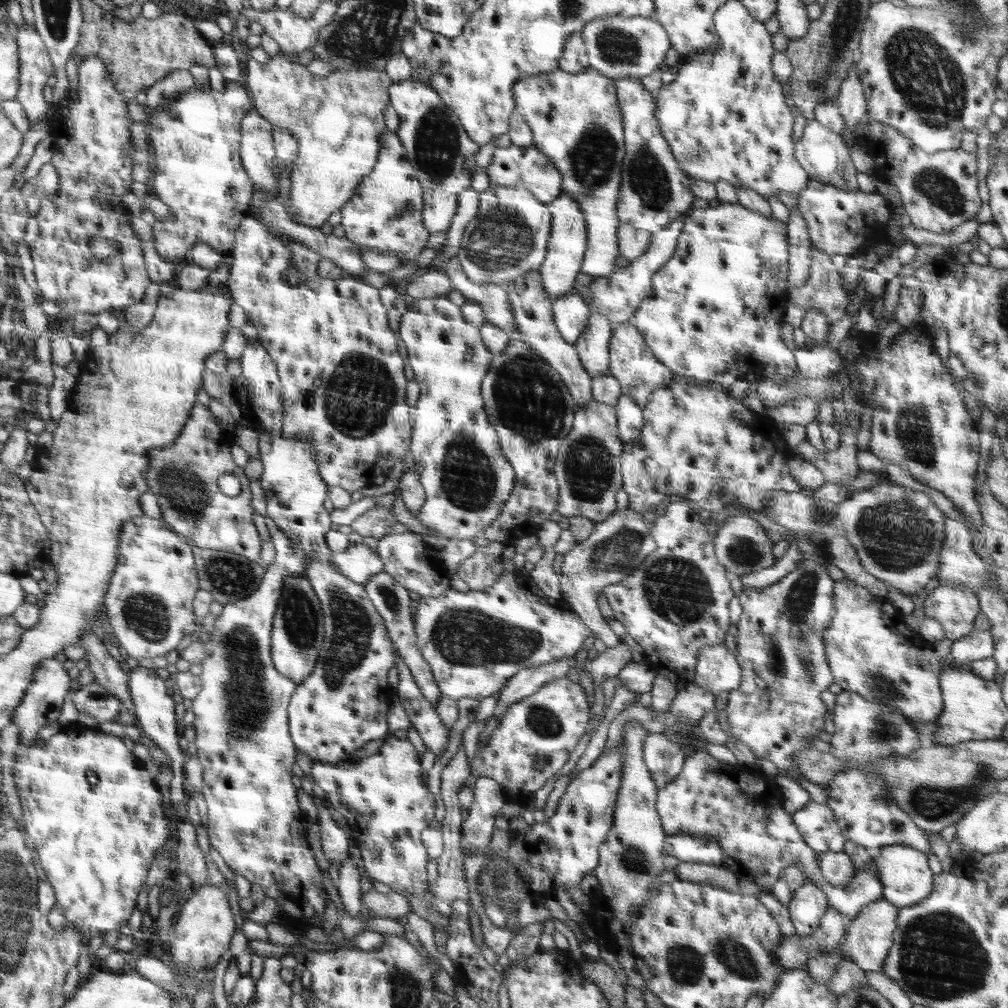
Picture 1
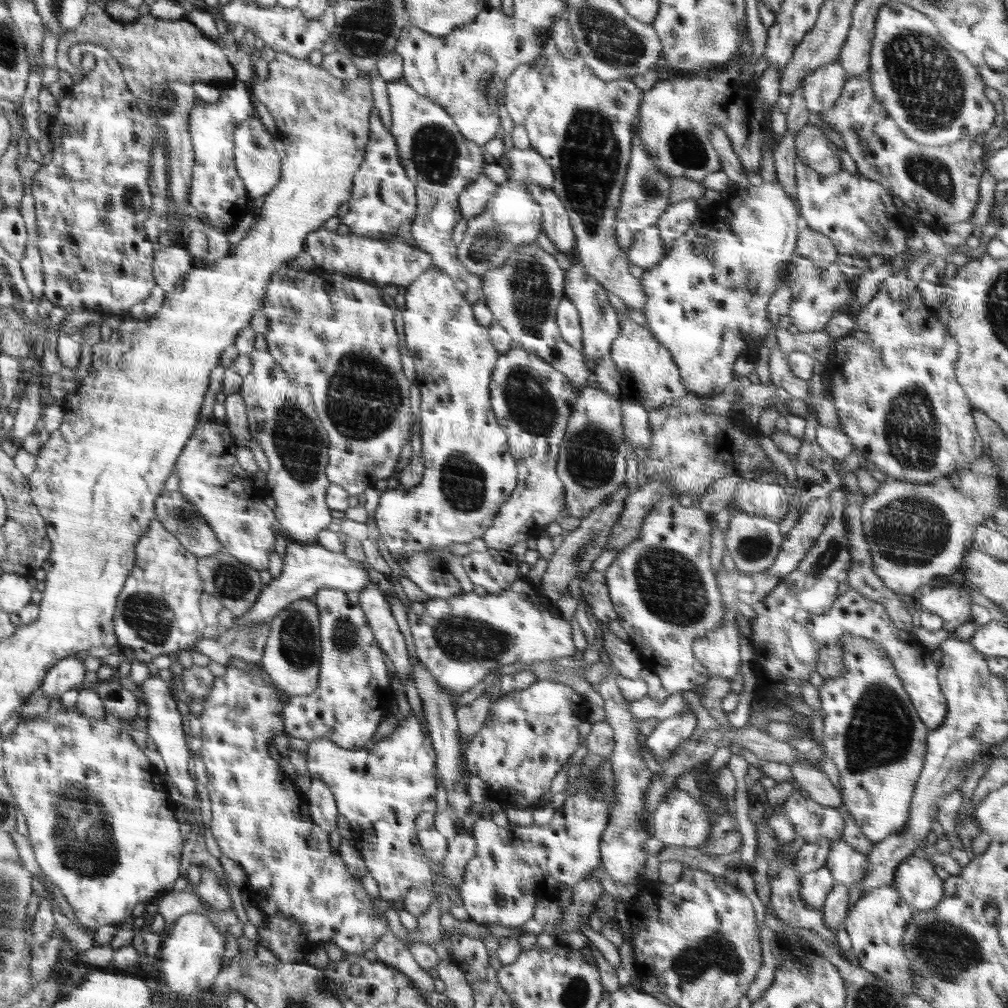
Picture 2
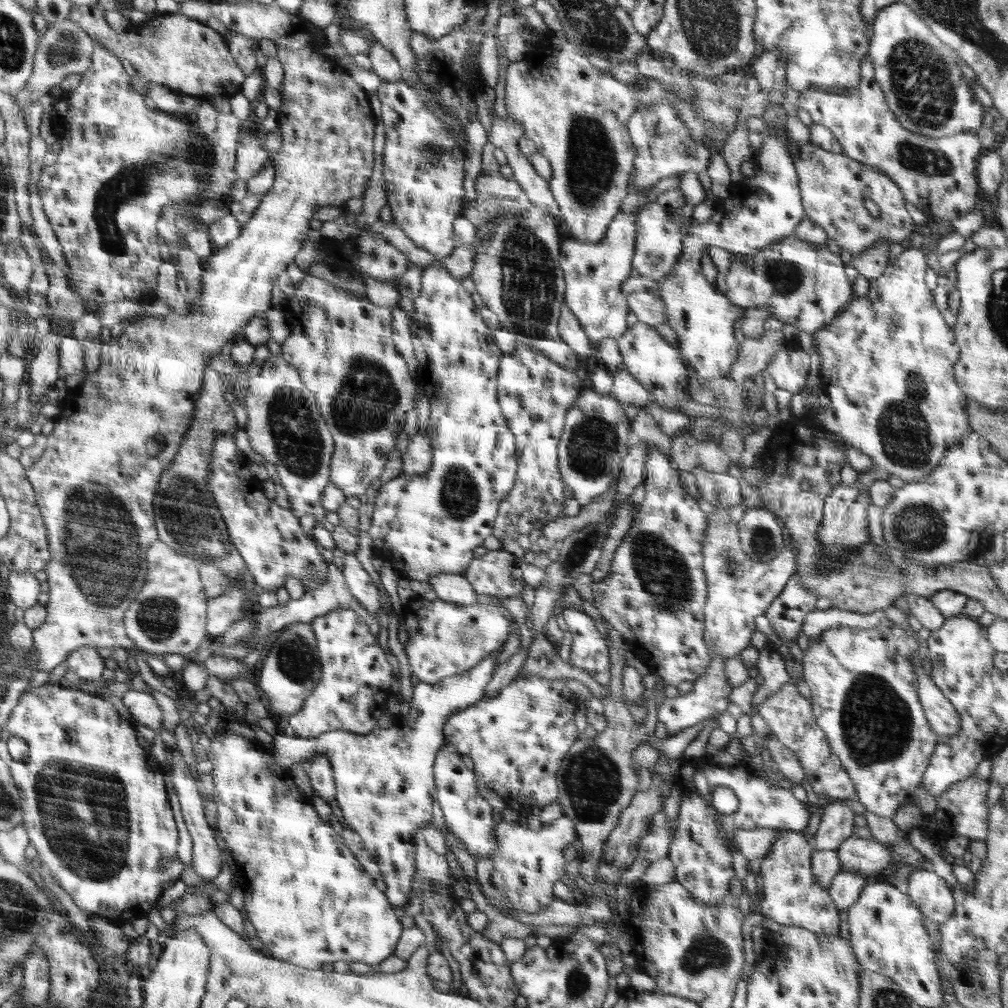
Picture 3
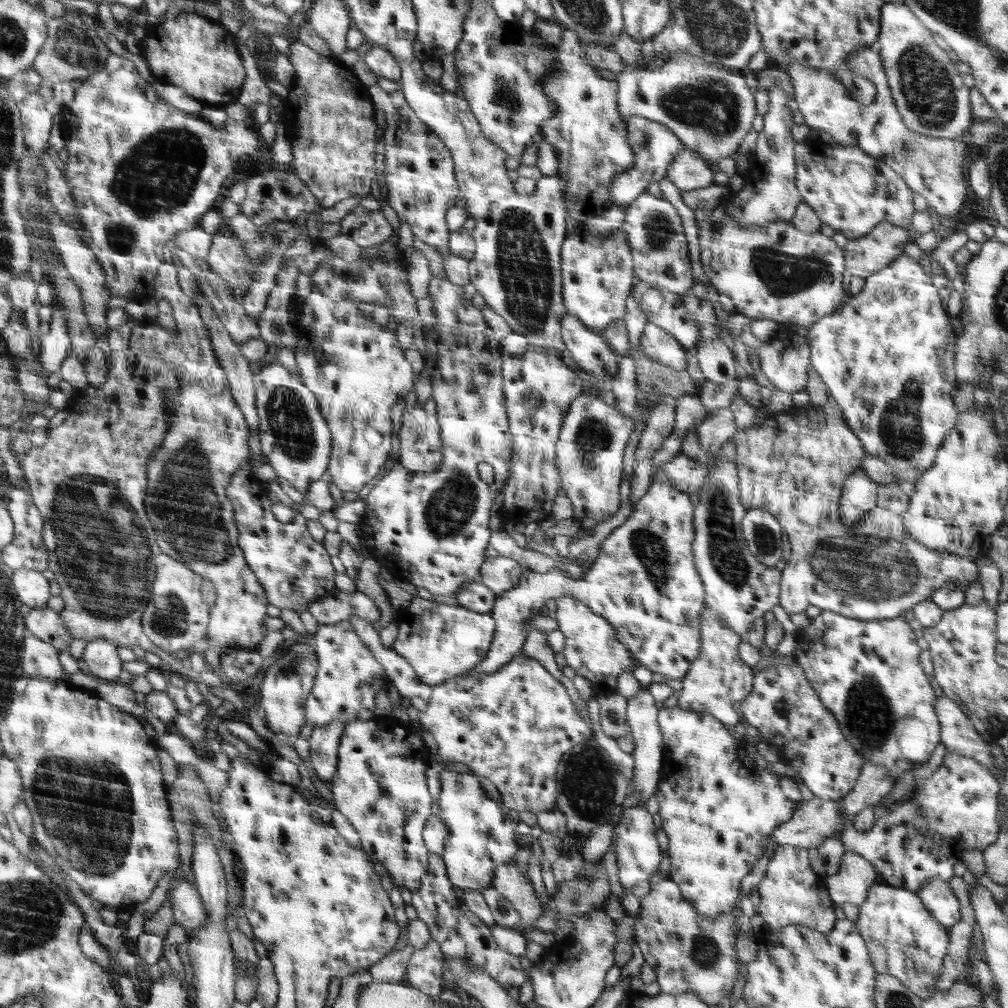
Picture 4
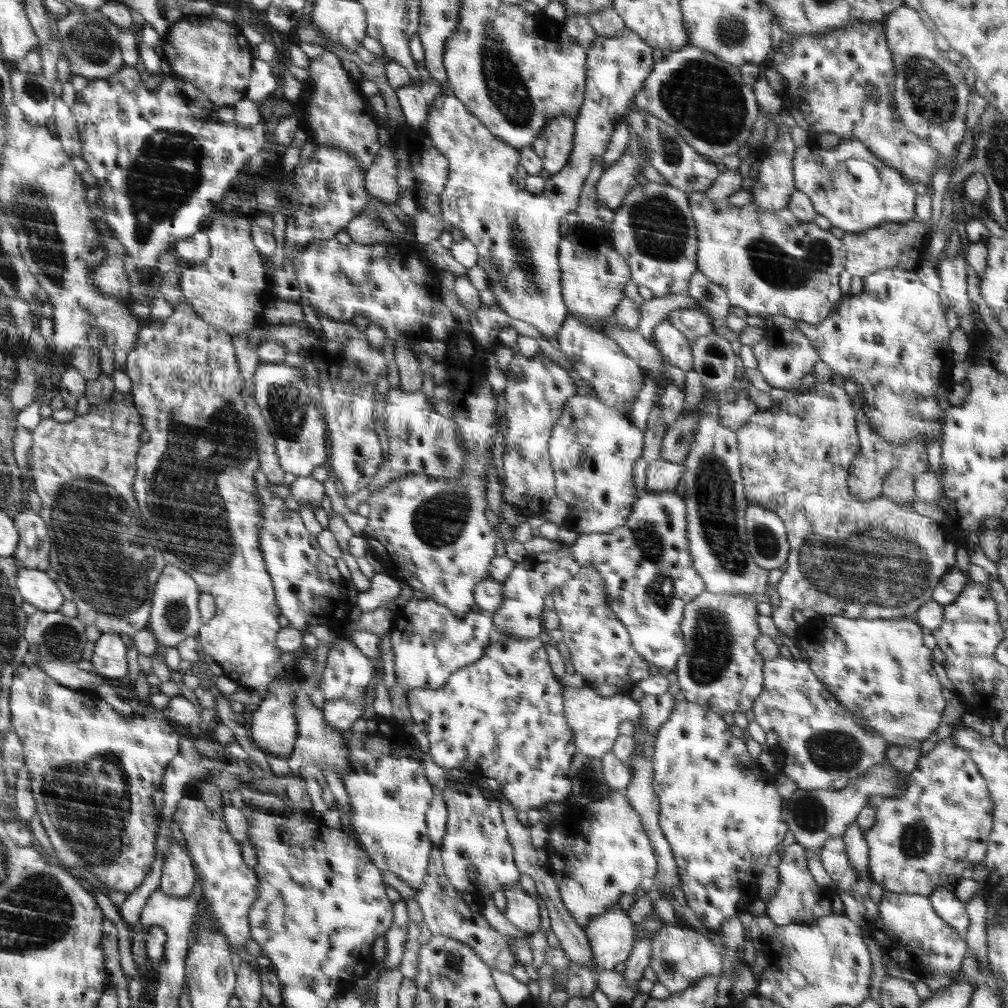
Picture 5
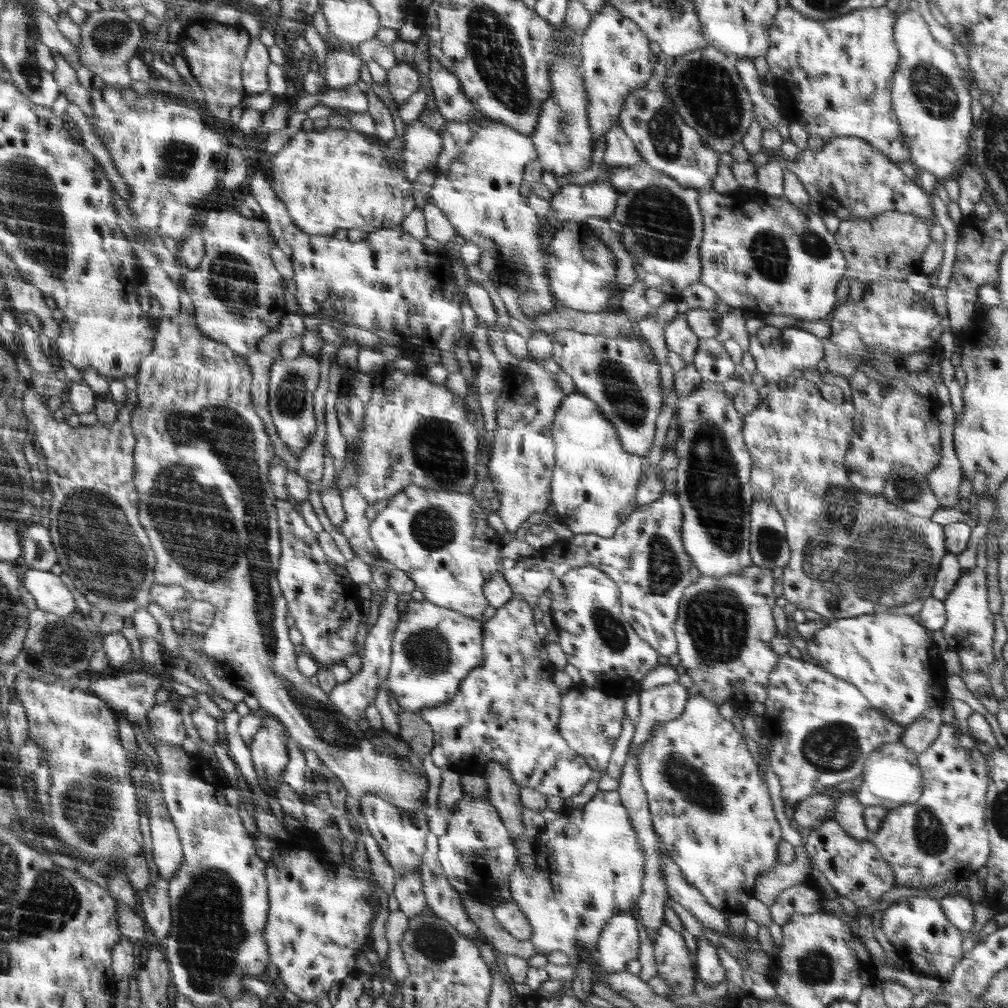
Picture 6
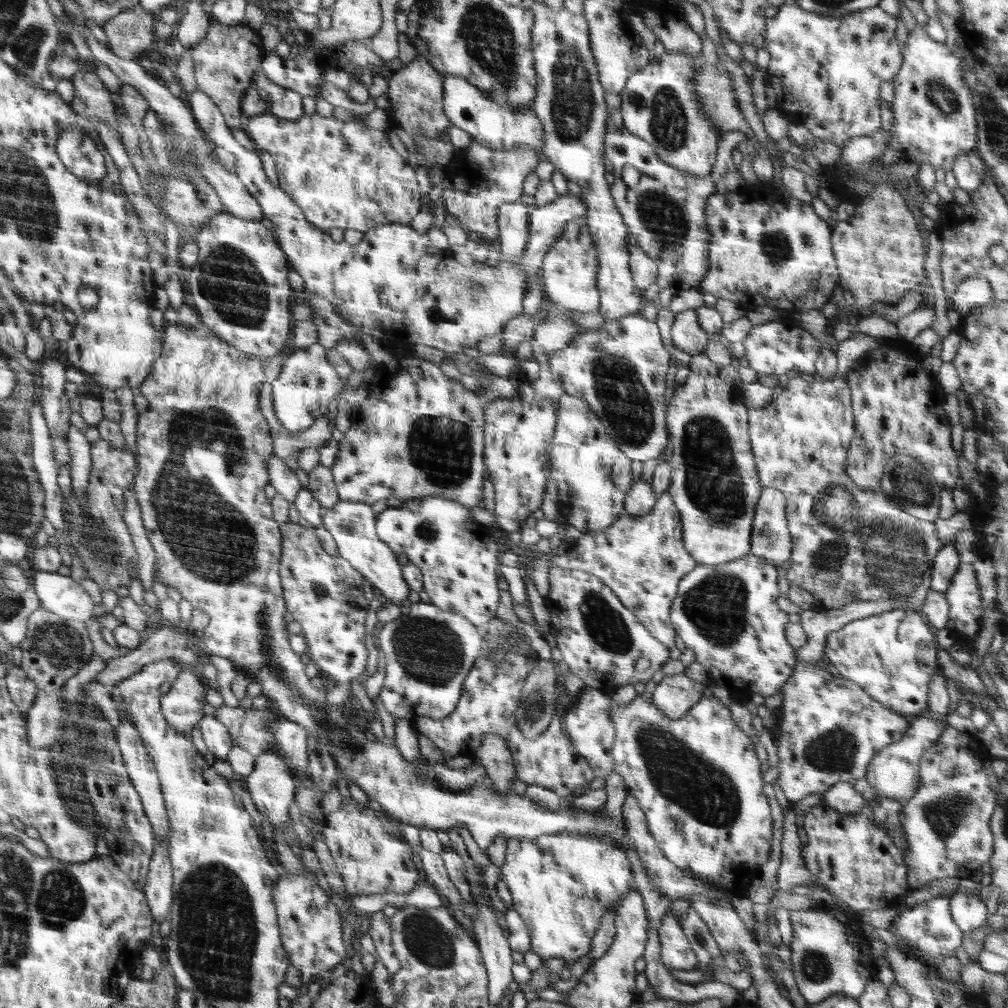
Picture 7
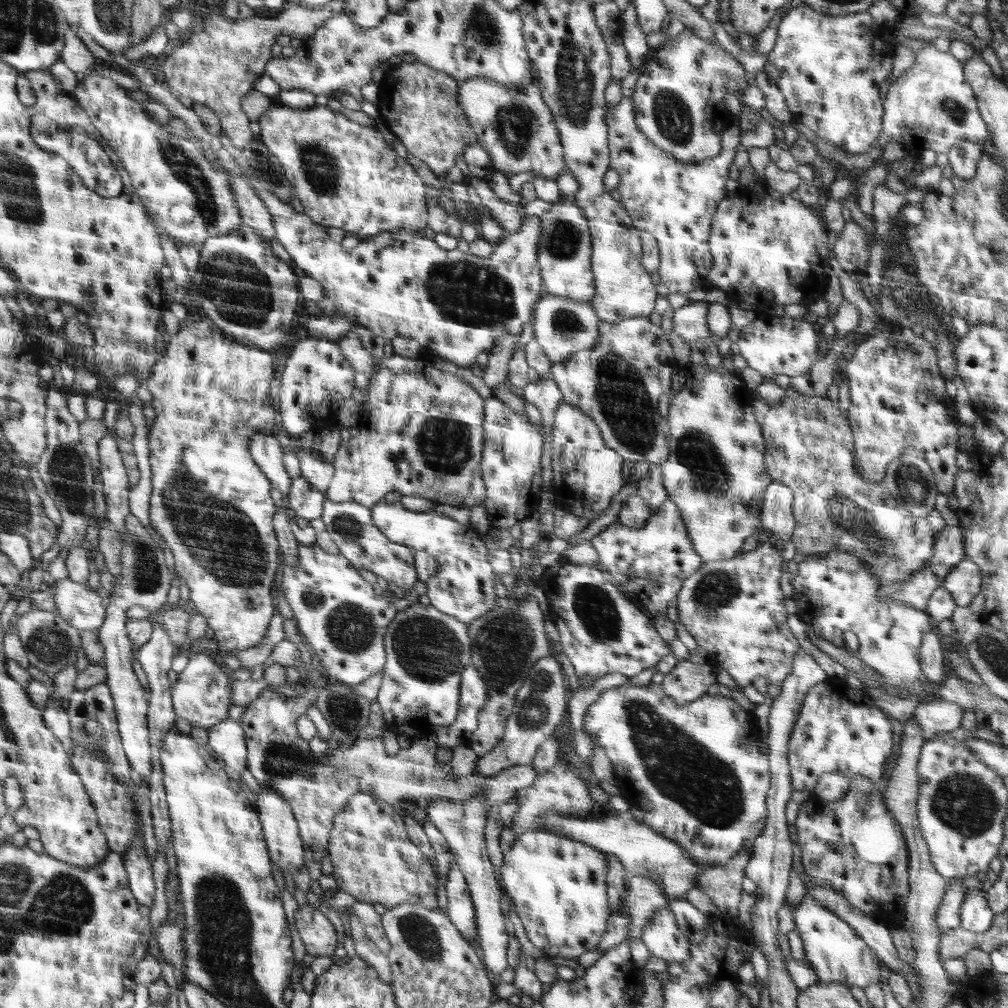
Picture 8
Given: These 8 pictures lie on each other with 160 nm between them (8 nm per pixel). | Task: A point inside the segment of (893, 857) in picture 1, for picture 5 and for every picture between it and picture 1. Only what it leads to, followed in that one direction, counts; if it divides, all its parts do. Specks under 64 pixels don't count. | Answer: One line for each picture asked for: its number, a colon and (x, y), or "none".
2: (916, 880)
3: (928, 891)
4: (937, 896)
5: (946, 904)

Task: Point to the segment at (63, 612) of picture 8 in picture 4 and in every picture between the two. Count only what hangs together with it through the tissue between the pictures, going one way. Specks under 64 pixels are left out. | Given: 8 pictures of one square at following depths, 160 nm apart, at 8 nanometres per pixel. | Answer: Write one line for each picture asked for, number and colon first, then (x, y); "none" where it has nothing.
4: (31, 587)
5: (35, 586)
6: (50, 594)
7: (60, 594)

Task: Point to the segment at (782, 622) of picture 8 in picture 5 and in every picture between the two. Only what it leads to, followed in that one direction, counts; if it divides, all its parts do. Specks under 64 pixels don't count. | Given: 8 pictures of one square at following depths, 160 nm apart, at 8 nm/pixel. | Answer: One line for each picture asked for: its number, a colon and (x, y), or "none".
5: (721, 670)
6: (724, 626)
7: (727, 614)

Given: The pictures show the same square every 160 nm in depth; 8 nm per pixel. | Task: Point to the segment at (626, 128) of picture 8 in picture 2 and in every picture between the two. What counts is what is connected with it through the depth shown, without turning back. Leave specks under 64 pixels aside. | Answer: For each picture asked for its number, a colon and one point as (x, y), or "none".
2: (646, 252)
3: (658, 245)
4: (654, 231)
5: (654, 230)
6: (662, 224)
7: (665, 212)

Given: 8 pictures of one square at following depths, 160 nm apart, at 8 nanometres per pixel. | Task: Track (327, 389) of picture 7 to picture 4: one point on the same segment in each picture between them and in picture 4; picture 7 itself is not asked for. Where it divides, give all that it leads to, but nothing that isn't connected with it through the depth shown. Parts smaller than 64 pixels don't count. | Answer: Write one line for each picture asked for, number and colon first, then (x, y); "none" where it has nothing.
4: (294, 437)
5: (298, 429)
6: (291, 386)

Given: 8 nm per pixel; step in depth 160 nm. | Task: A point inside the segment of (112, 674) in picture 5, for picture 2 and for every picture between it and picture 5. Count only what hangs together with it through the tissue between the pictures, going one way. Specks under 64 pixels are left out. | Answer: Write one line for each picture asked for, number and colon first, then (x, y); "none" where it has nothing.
2: (69, 673)
3: (86, 663)
4: (100, 655)

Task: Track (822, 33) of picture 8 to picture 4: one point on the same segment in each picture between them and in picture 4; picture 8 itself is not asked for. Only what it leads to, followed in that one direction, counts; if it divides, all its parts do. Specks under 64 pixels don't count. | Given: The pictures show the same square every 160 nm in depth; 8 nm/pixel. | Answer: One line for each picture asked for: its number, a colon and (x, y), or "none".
4: (932, 167)
5: (841, 82)
6: (834, 77)
7: (827, 72)

